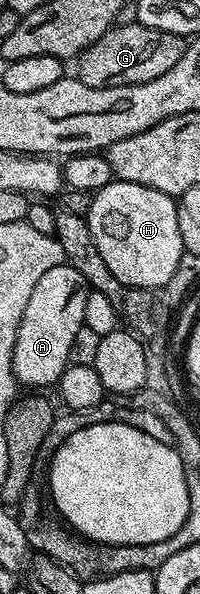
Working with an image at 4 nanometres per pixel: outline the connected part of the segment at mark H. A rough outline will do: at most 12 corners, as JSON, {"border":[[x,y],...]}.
{"border":[[115,178],[85,219],[127,288],[164,286],[184,249],[175,197]]}

